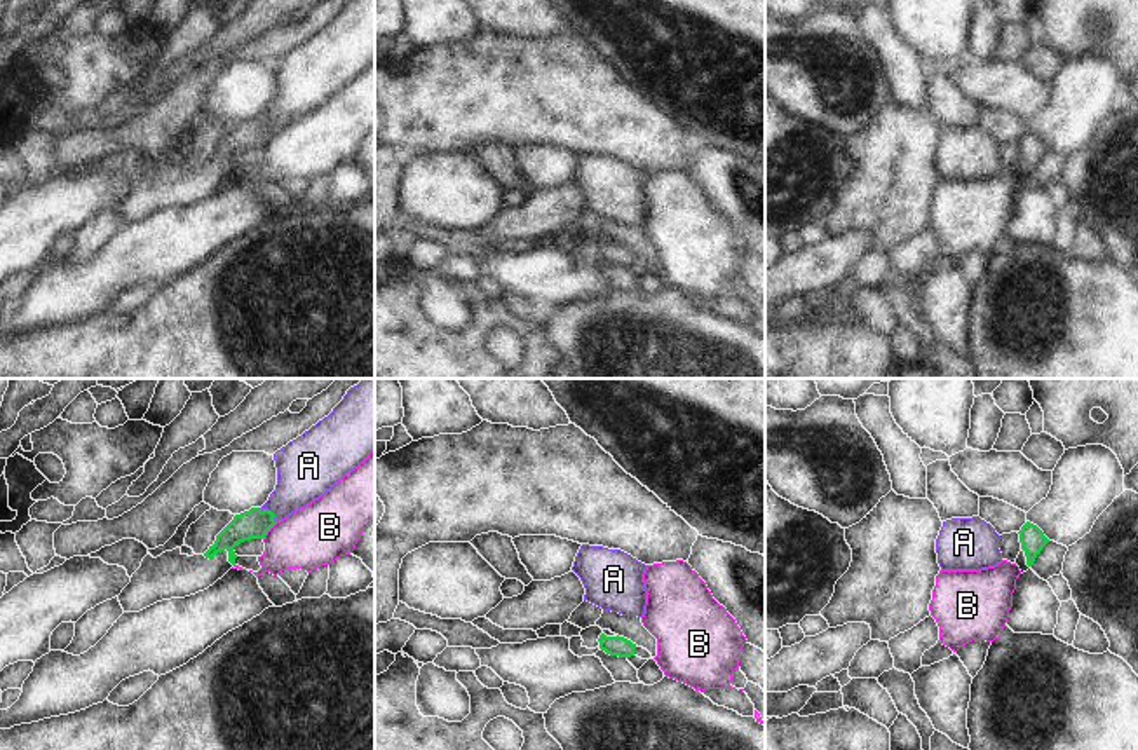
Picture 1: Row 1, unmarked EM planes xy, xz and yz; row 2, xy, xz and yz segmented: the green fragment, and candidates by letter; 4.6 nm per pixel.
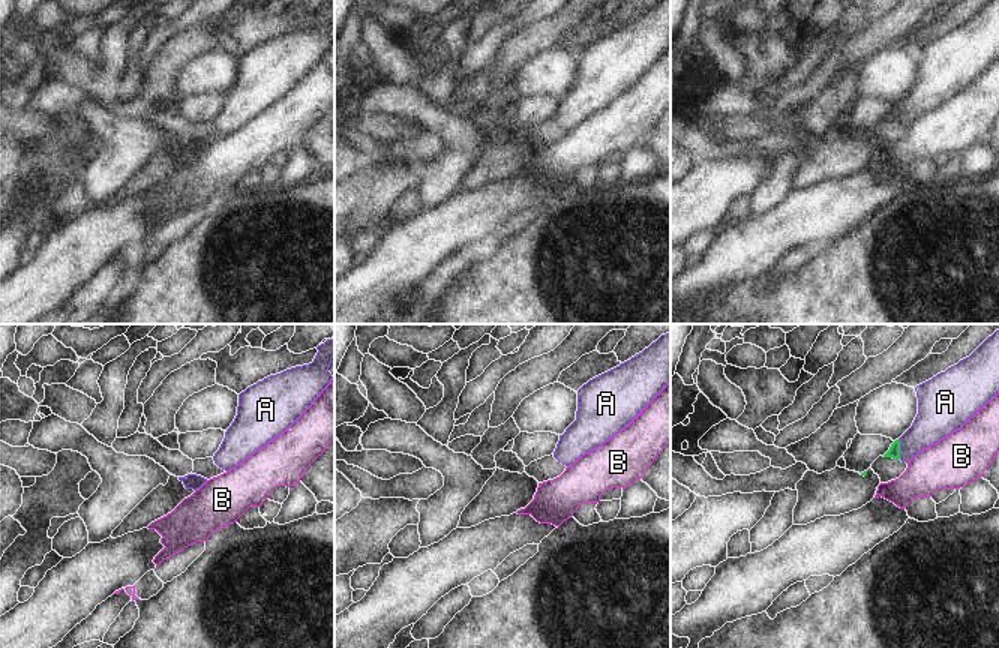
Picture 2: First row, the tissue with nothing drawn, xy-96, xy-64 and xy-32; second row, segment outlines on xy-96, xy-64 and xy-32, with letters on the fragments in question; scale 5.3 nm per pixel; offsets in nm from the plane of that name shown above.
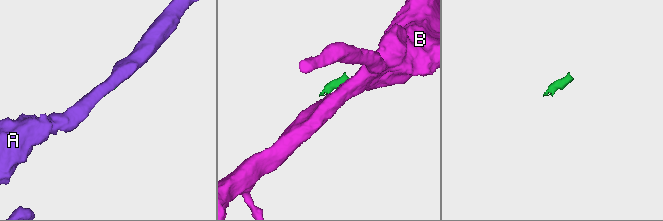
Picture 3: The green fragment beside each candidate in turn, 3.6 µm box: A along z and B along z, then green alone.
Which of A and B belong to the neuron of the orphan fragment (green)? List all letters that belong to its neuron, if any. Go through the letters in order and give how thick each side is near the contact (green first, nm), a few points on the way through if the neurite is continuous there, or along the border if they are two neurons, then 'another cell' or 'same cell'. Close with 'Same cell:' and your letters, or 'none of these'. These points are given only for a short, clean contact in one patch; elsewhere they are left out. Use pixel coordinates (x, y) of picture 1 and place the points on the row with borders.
A: calibres 140 and 280 nm; border xy (258, 508), (269, 510), (279, 520); another cell
B: calibres 140 and 280 nm; border xy (281, 520), (264, 539); another cell
Same cell: none of these

